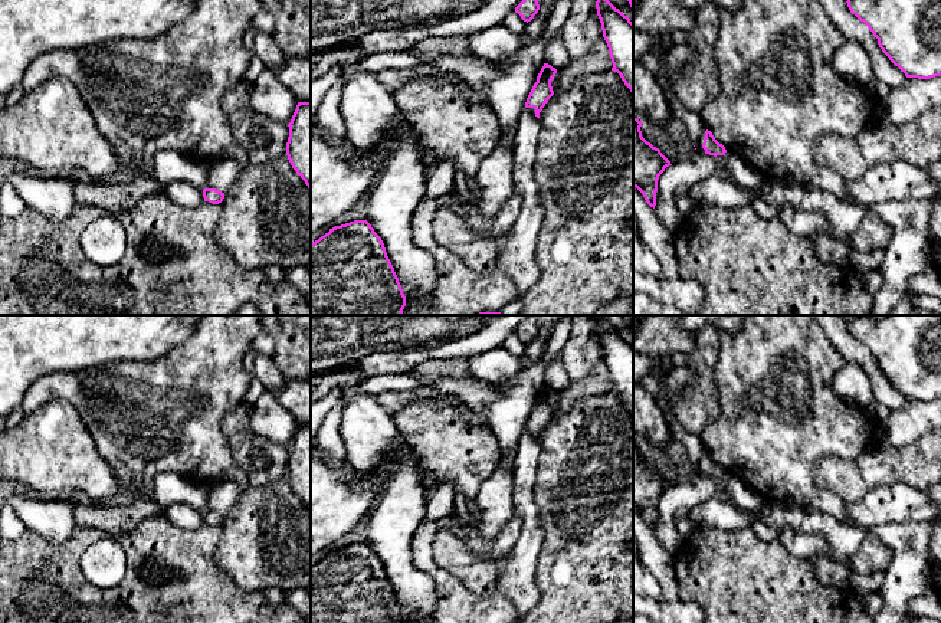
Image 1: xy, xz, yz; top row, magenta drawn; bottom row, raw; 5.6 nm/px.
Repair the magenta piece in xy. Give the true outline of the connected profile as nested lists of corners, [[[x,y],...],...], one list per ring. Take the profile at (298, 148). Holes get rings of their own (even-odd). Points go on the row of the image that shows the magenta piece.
[[[298,102],[288,127],[288,160],[311,190],[311,102]]]

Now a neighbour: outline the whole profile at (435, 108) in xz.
[[[446,75],[426,76],[407,82],[393,92],[399,114],[417,134],[422,145],[433,150],[439,160],[452,160],[455,171],[465,173],[469,197],[479,200],[478,170],[495,150],[501,137],[499,121],[488,105],[470,104],[462,88]]]

